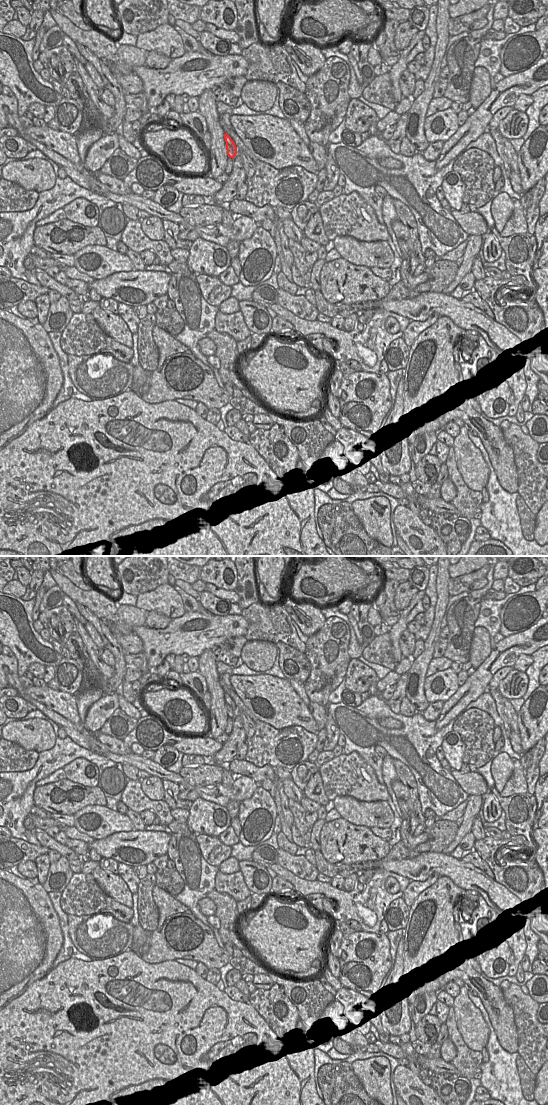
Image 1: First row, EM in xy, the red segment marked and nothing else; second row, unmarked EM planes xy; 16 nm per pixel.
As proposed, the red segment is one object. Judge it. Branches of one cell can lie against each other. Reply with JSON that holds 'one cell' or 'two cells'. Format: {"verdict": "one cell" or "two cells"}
{"verdict": "two cells"}

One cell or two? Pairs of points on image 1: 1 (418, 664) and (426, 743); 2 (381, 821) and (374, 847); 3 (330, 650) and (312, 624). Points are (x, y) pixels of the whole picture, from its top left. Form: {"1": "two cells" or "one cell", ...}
{"1": "two cells", "2": "two cells", "3": "two cells"}

